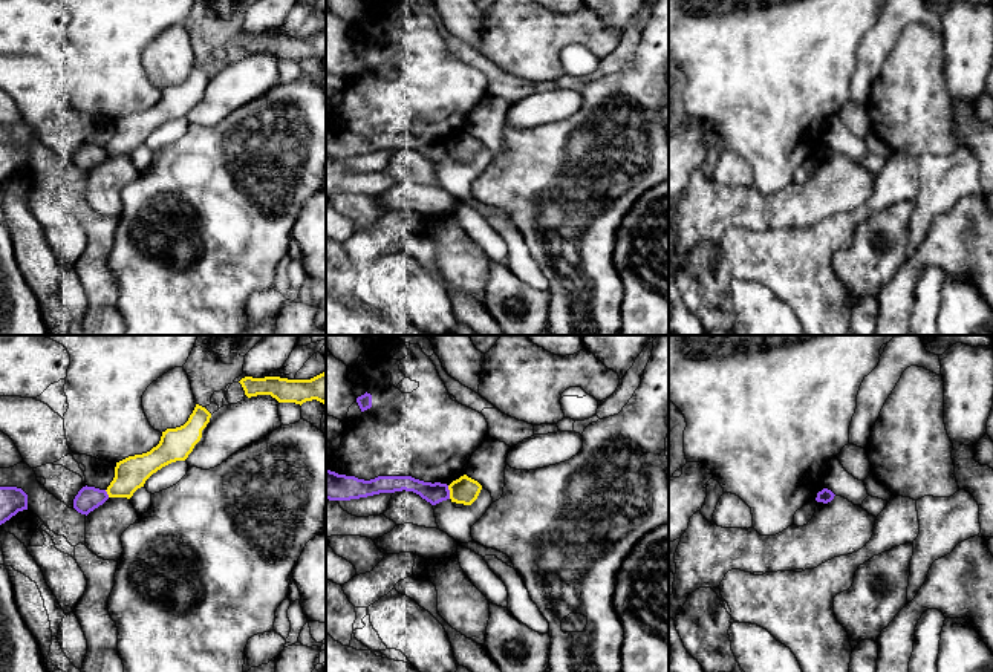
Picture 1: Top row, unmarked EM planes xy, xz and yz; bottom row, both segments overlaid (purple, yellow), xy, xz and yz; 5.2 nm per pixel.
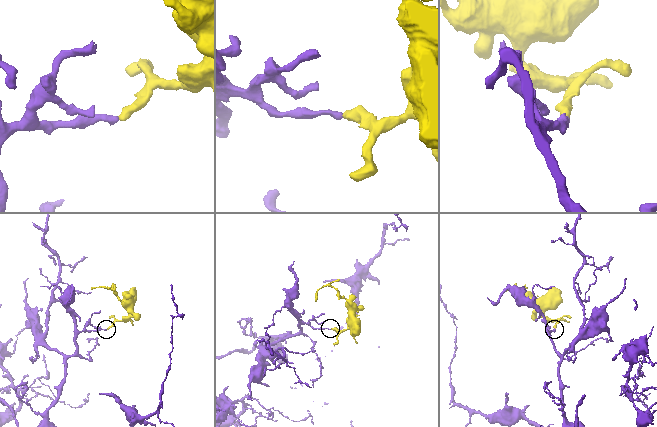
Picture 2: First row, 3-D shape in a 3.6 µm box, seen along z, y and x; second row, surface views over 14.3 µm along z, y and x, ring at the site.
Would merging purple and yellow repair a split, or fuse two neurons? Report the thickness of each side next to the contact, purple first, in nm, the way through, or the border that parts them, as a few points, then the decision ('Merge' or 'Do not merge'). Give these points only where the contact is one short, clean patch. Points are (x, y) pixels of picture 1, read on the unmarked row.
Thickness 110 nm (purple) against 140 nm. Boundary: xz (447, 143), (450, 155). Do not merge

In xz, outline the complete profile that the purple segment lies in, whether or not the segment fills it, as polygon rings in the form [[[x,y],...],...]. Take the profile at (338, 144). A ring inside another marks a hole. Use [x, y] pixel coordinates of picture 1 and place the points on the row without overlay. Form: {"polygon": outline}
{"polygon": [[[326,127],[326,156],[329,158],[350,158],[402,147],[419,152],[431,162],[450,156],[448,142],[441,139],[424,139],[412,133],[378,133],[364,138]]]}

